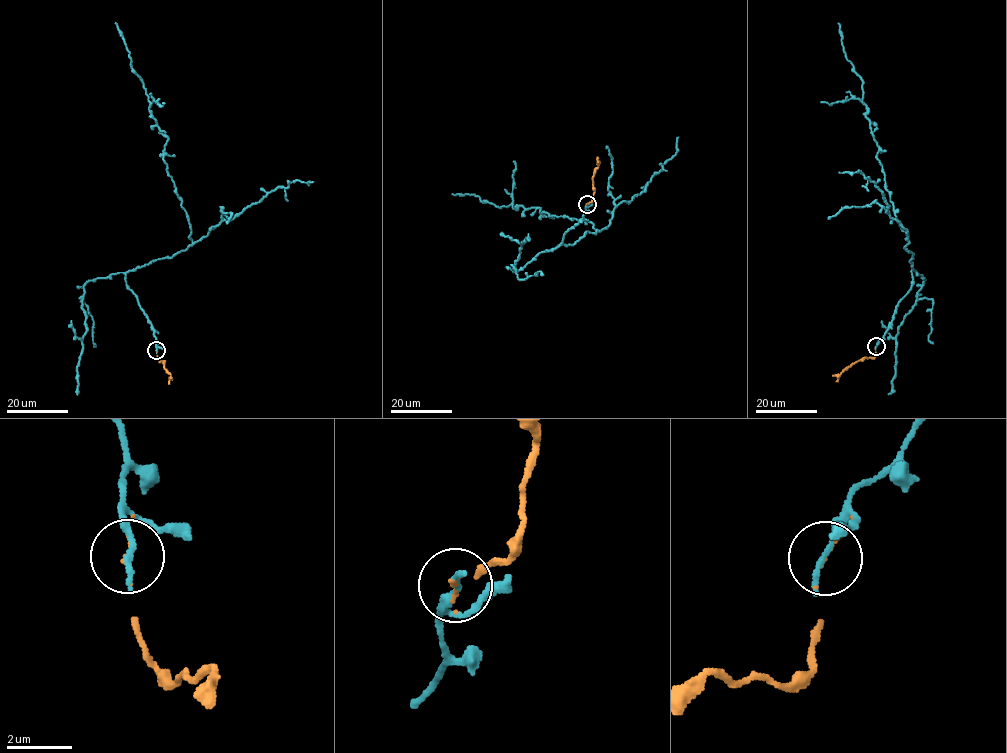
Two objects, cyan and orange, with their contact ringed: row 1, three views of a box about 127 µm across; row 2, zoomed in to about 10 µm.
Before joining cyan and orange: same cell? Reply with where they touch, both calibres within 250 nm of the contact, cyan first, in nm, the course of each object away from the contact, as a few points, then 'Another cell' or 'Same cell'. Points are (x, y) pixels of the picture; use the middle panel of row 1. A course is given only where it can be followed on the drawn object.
Place: (587, 204). Thickness 240 nm (cyan) against 90 nm. Course of cyan: (587, 204), (550, 250), (599, 231), (540, 208), (452, 194). Course of orange: (587, 204), (592, 201), (592, 178), (598, 161). Same cell

